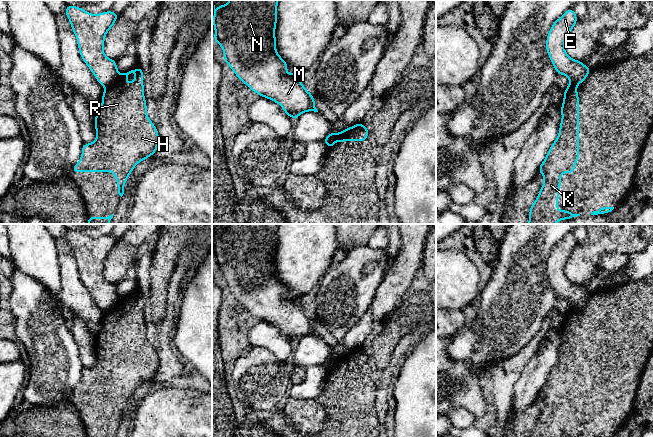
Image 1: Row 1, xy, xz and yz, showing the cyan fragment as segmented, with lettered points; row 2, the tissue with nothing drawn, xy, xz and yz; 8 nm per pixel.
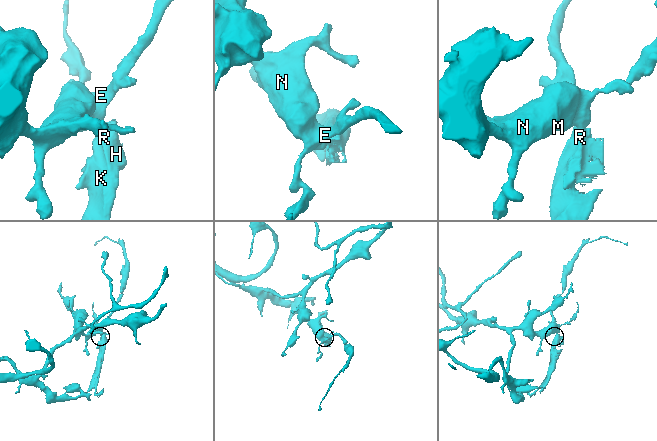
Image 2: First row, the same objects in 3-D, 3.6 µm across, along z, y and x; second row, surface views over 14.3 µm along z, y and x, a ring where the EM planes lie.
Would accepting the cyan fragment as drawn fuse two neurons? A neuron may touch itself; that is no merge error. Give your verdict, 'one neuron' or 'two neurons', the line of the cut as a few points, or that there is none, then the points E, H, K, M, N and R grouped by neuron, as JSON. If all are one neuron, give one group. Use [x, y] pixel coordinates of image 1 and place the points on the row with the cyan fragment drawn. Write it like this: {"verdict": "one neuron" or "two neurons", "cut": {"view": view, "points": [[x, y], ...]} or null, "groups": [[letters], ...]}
{"verdict": "two neurons", "cut": {"view": "xy", "points": [[120, 75], [110, 85], [105, 87]]}, "groups": [["E", "M", "N"], ["H", "K", "R"]]}

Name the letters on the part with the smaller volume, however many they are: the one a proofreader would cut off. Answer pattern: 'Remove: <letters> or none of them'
Remove: H, K, R

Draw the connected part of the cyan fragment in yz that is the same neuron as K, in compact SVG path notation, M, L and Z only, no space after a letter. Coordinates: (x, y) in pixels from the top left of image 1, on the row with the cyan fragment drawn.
M569 84L564 90L561 114L558 137L538 169L544 183L530 208L528 224L556 224L560 220L580 216L557 208L561 174L574 173L575 163L579 160L579 96L576 84Z

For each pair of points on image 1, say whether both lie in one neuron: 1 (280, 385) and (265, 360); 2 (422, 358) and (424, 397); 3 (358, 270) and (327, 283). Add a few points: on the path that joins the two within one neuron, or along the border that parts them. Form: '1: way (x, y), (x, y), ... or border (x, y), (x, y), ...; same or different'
1: way (280, 378), (280, 372), (272, 364); same
2: way (424, 368), (424, 387); same
3: way (350, 278), (345, 283), (335, 283); same

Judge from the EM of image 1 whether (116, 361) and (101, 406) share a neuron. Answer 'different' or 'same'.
same

